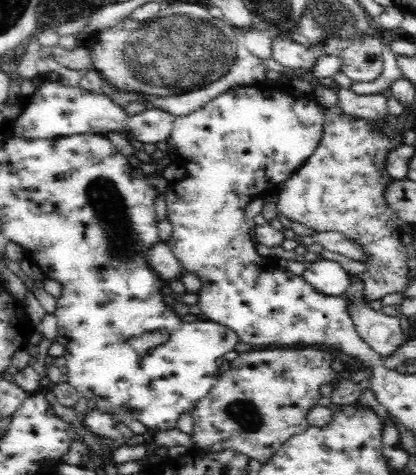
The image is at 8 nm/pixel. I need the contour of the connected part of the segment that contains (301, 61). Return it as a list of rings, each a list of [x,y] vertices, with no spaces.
[[[274,37],[270,44],[271,57],[282,66],[290,68],[304,67],[306,72],[312,68],[317,59],[318,52],[313,49],[306,49],[303,45],[292,39]]]

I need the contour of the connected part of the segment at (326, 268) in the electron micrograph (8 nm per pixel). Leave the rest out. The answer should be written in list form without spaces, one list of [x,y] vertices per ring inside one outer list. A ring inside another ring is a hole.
[[[324,259],[307,265],[302,276],[308,284],[326,296],[343,296],[351,279],[338,263]]]

